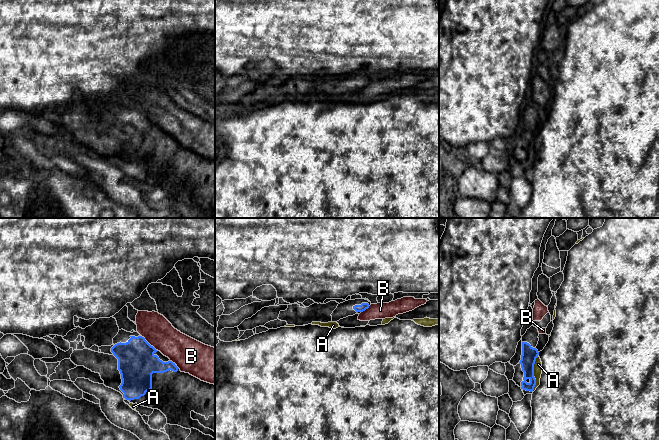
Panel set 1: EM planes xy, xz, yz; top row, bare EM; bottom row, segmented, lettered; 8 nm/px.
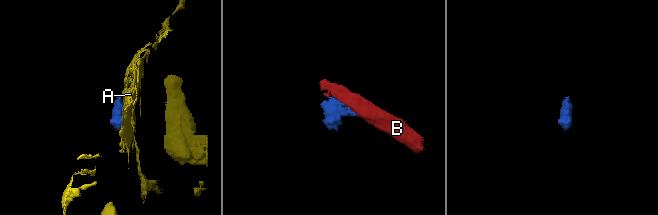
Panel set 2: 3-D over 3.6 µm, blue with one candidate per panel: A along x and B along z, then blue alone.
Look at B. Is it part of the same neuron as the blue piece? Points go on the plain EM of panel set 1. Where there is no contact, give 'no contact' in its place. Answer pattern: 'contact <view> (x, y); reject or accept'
contact xy (148, 119); reject

